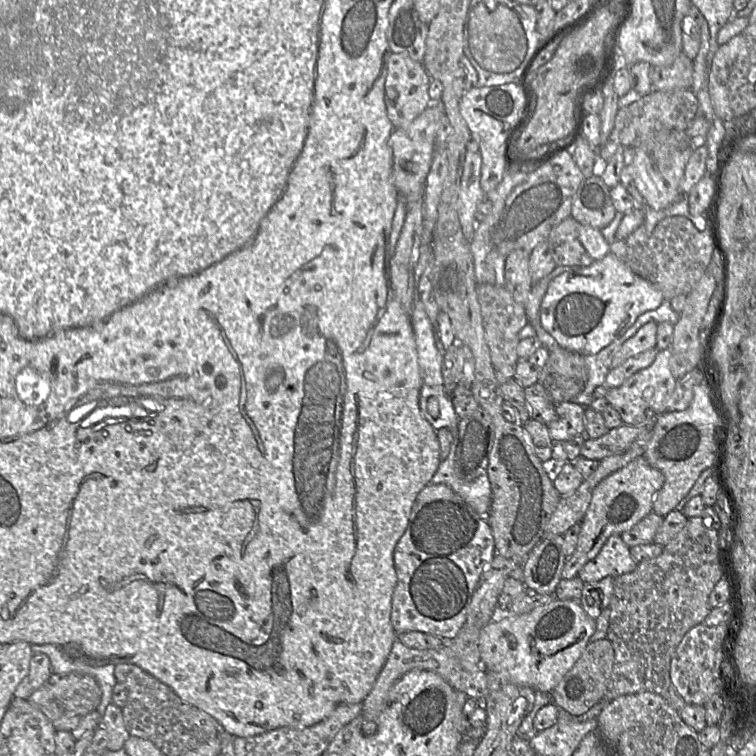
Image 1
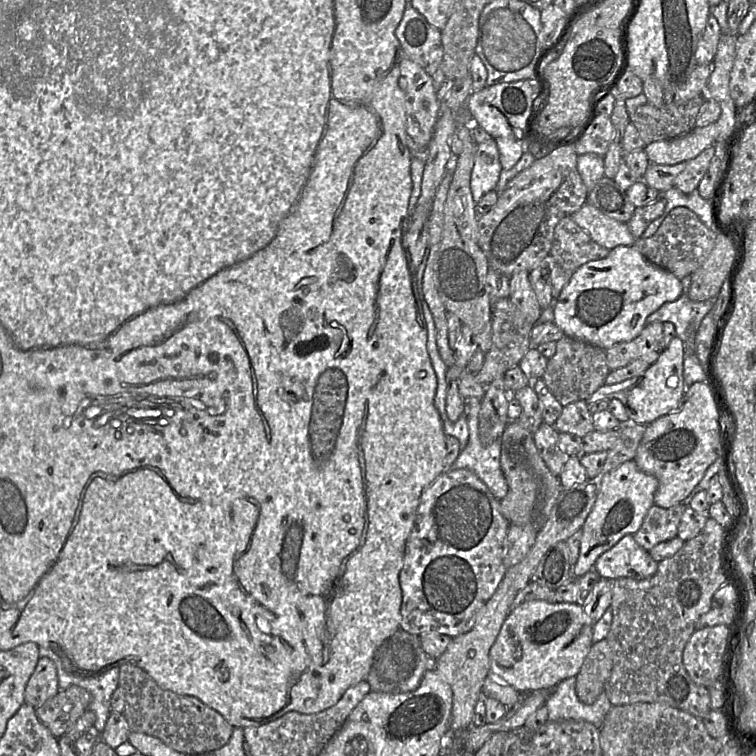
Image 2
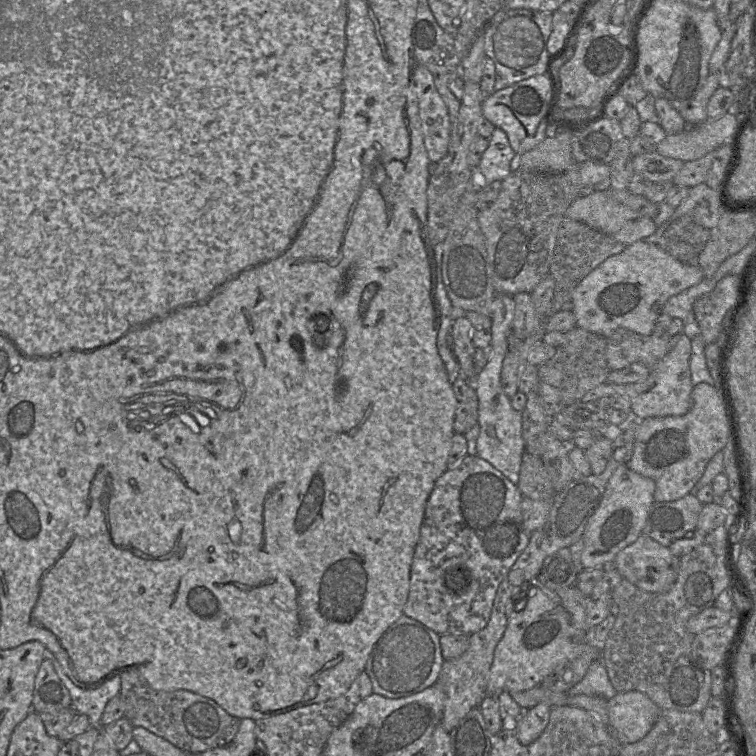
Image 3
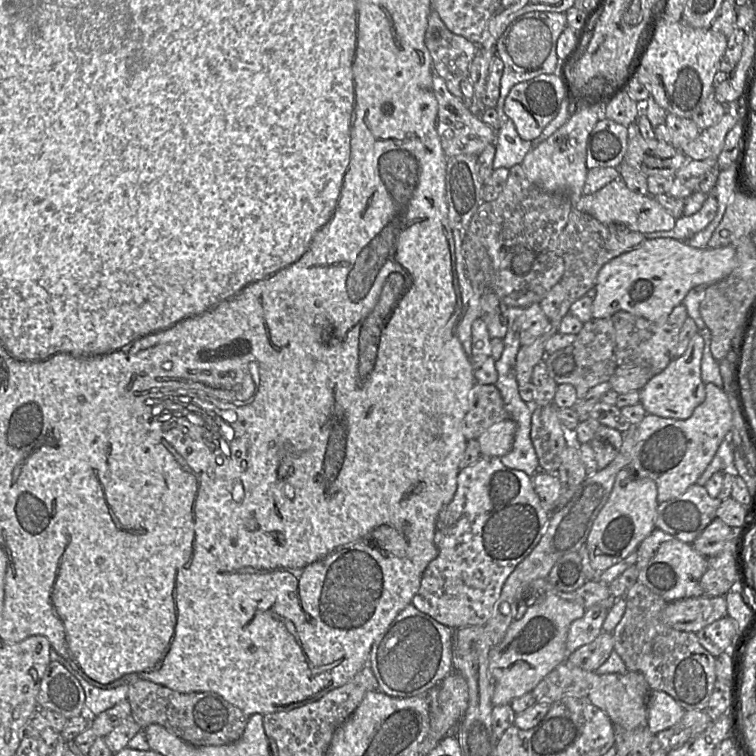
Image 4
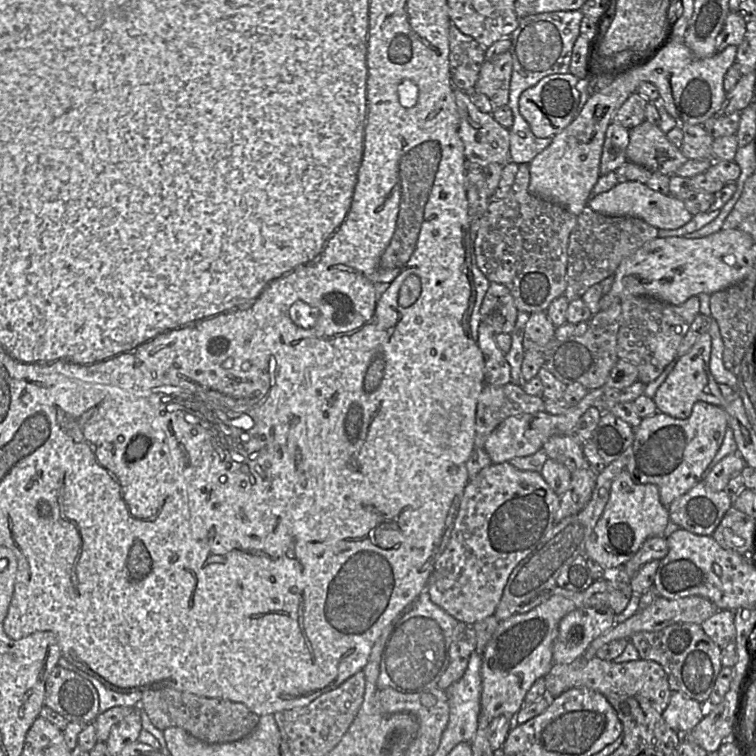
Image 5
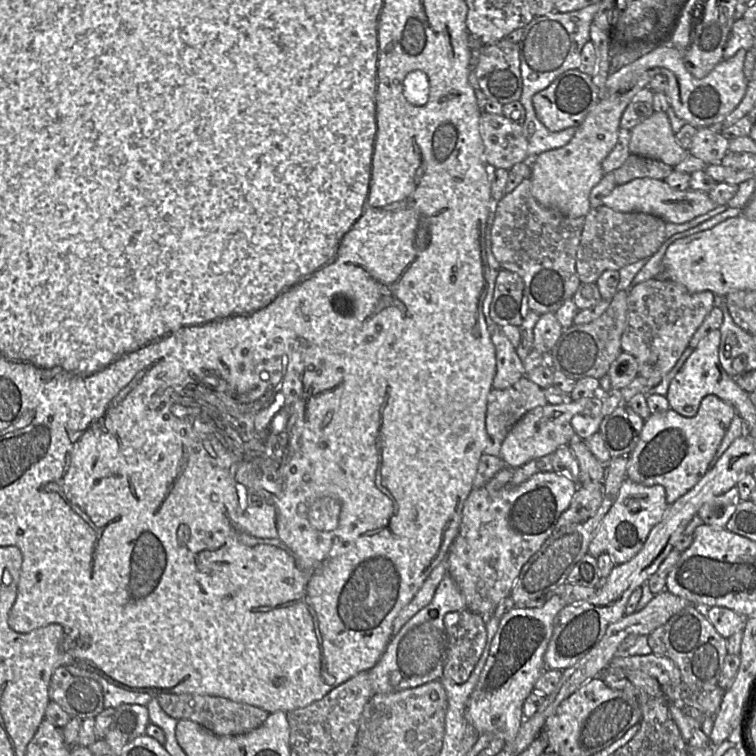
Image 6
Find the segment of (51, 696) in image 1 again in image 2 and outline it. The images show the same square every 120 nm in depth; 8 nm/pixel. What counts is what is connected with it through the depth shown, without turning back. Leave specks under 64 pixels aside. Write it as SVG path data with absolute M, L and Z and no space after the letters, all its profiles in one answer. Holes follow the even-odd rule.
M71 685L63 690L59 688L54 697L35 709L36 716L58 739L87 711L90 702L90 693L79 686Z

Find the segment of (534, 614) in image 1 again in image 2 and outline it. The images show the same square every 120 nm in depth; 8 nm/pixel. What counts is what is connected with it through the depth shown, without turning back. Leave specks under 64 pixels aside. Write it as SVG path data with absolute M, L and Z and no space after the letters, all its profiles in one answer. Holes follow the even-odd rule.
M530 600L514 606L507 615L500 632L490 648L489 676L503 681L520 693L537 689L553 689L560 682L575 677L587 656L593 641L593 623L577 603L558 603L546 600Z

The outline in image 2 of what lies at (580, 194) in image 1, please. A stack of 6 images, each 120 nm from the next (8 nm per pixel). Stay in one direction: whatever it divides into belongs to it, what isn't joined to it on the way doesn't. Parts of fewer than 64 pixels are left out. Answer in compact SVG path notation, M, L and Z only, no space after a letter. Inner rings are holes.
M606 176L588 191L586 203L597 208L604 215L623 223L627 223L636 210L626 191Z

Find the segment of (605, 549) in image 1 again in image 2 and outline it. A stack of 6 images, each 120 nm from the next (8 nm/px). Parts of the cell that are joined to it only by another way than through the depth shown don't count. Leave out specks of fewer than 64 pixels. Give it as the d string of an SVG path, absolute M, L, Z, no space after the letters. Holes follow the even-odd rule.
M625 535L595 562L593 570L601 577L645 579L653 576L658 562L642 548L633 535Z

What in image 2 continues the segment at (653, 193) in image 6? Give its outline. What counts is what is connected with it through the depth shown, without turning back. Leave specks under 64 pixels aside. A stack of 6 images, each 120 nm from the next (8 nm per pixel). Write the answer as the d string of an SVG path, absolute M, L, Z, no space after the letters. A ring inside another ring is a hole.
M587 203L569 217L571 217L580 228L587 232L593 241L609 250L617 246L631 246L636 240L629 230L627 223L614 220Z

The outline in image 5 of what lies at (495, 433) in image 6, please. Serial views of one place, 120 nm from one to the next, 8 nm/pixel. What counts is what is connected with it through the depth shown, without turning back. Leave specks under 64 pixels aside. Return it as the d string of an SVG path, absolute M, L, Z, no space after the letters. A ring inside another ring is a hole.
M485 384L476 405L474 447L483 448L492 431L505 419L544 410L541 396L527 394L522 385Z

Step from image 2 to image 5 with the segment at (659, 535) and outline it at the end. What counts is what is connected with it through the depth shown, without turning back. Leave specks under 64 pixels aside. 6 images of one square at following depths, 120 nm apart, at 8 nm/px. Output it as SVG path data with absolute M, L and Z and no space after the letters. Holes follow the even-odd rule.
M700 481L667 508L670 522L680 529L712 536L731 507L732 496L725 491L713 491Z

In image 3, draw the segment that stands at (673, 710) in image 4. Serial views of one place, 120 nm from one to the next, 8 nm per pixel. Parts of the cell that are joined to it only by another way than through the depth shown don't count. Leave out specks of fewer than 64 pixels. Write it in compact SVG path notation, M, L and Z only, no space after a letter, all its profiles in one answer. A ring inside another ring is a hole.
M628 691L608 700L608 726L621 744L642 739L658 719L661 708L646 694Z

